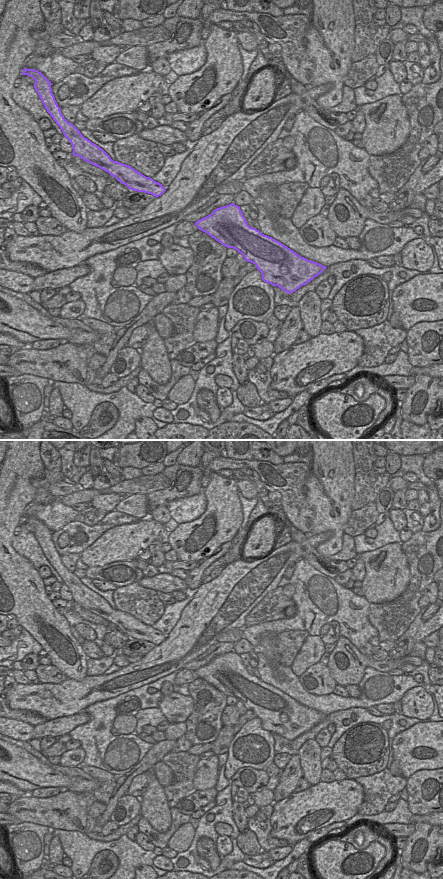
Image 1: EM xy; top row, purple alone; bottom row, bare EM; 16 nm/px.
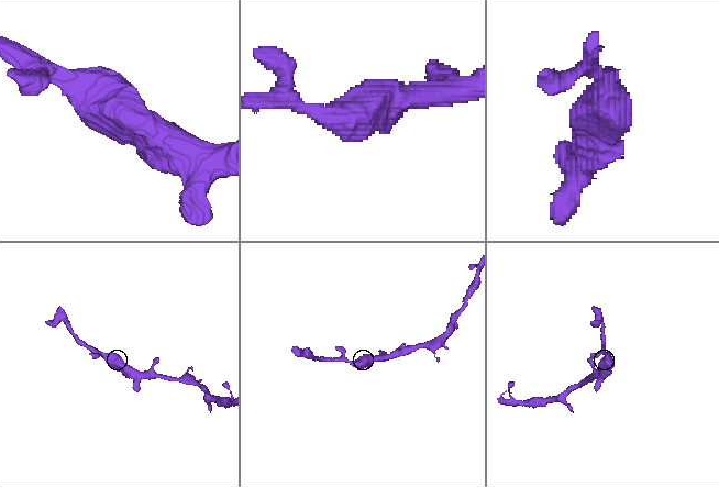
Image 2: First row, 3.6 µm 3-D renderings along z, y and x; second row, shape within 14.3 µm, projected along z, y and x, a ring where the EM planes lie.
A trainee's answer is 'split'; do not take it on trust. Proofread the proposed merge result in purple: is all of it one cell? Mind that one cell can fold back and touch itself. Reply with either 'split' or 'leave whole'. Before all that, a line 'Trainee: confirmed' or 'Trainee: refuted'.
Trainee: refuted
leave whole

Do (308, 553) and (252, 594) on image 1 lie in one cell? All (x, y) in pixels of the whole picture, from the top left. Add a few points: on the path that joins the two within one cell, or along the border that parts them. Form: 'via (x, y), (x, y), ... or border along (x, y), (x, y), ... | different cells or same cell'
border along (292, 540), (301, 546), (303, 558) | different cells

